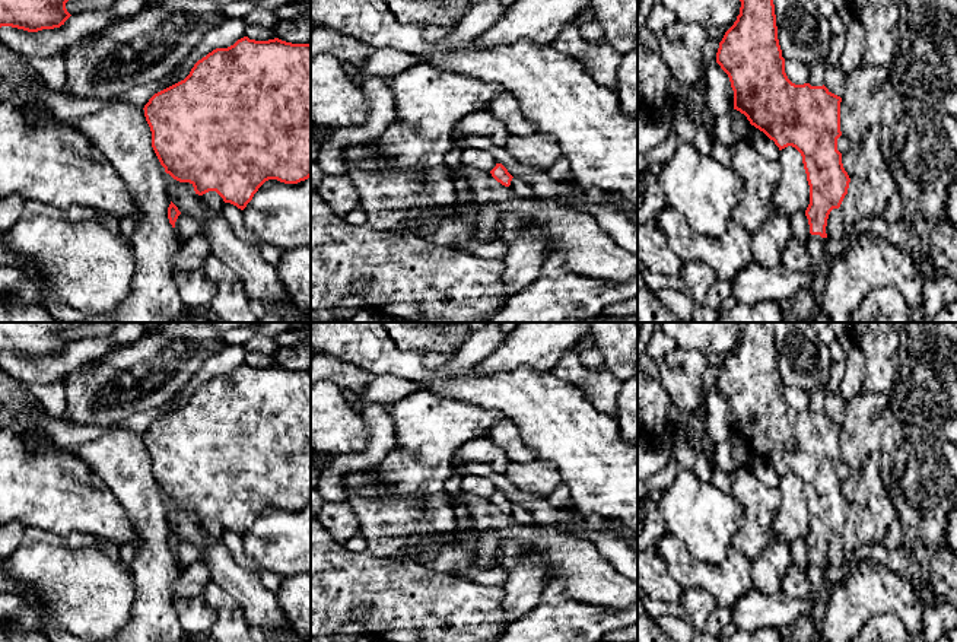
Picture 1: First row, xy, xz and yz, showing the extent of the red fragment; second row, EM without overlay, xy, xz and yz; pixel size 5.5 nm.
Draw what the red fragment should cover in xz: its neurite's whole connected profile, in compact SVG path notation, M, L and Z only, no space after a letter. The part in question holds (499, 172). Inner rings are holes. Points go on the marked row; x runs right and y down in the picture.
M496 163L490 174L497 182L500 182L505 187L509 187L514 178L502 163Z

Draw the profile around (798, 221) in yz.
M797 212L789 217L792 236L805 242L810 236L810 225L805 212Z

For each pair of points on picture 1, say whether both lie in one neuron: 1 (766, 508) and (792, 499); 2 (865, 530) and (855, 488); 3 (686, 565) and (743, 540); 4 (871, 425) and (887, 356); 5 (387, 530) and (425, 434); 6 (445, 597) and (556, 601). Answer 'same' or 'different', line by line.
1: different
2: same
3: different
4: different
5: same
6: different

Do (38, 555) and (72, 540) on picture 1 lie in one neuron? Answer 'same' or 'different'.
different

